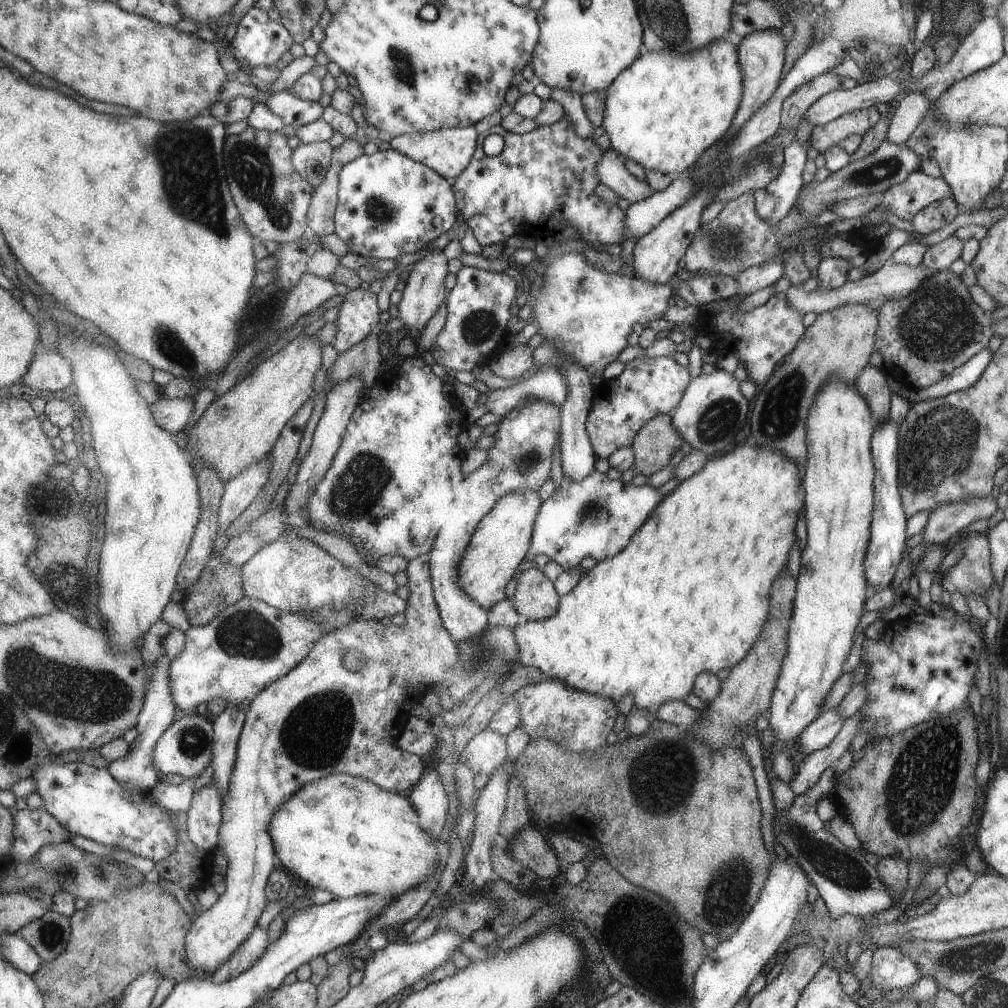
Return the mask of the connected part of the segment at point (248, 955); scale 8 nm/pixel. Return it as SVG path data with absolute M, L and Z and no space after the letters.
M256 926L256 930L250 934L250 938L228 958L228 962L224 966L220 966L218 972L214 972L212 982L222 984L222 982L236 978L242 972L250 970L258 962L258 958L264 954L268 943L268 931Z

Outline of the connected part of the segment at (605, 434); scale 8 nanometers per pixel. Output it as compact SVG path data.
M636 358L626 364L618 377L604 380L593 388L593 402L587 416L586 430L592 448L598 458L608 458L615 450L632 447L636 434L652 418L659 414L671 414L683 400L691 373L675 358Z

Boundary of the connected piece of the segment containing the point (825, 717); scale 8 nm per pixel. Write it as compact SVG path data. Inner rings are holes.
M838 707L820 713L815 722L800 734L798 746L804 754L812 754L821 748L826 748L836 738L844 724L845 718L838 714Z

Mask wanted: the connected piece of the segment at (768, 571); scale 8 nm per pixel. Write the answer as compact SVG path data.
M744 444L744 446L737 446L728 454L708 460L702 470L683 479L670 494L663 498L622 552L598 562L592 569L587 570L582 580L568 594L560 596L554 616L538 621L523 619L513 628L516 646L520 650L517 665L538 668L543 676L560 678L566 686L574 690L588 690L590 694L594 692L594 694L608 696L617 701L624 694L631 693L634 696L635 706L653 714L668 700L683 701L692 692L692 686L695 686L696 678L700 673L716 674L720 670L738 665L751 652L752 646L763 633L764 625L771 617L771 598L768 598L768 590L774 578L786 566L790 542L794 542L794 524L798 520L800 508L804 506L796 492L800 490L798 478L800 478L800 472L796 464L784 458L782 452L775 450L774 447L762 448L758 444L754 446Z

